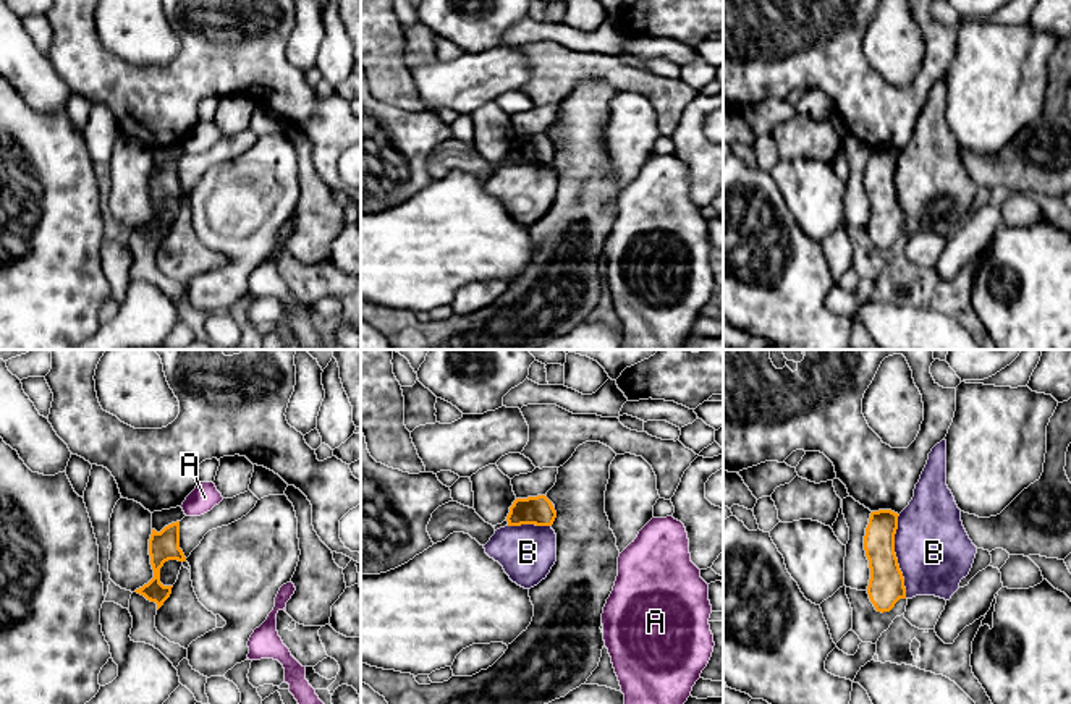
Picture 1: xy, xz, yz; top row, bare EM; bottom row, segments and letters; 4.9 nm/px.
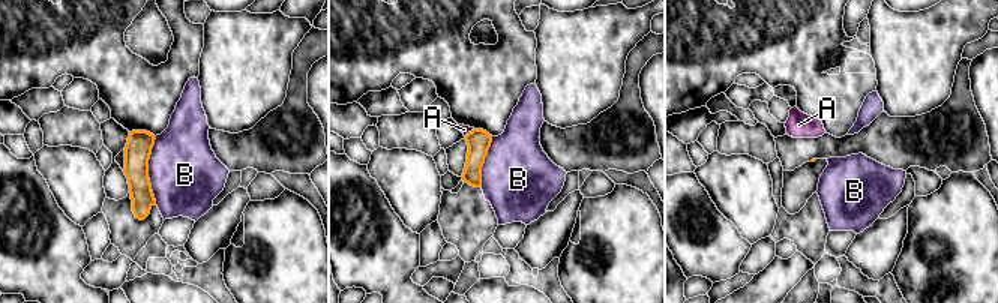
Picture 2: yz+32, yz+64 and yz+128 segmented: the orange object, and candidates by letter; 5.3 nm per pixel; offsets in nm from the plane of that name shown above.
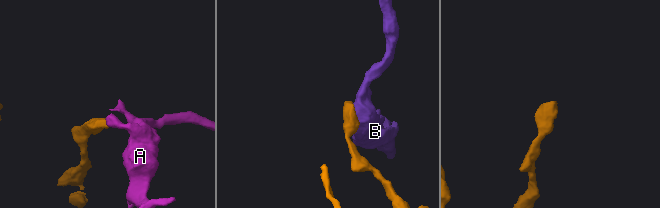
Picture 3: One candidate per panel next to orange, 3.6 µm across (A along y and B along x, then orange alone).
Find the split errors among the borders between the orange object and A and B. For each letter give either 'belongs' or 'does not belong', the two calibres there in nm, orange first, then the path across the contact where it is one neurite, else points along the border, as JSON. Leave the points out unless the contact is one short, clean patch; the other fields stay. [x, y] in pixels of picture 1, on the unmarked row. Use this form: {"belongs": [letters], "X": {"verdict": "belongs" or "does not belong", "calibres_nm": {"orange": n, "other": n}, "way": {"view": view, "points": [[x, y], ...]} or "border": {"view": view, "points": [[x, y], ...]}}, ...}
{"belongs": [], "A": {"verdict": "does not belong", "calibres_nm": {"orange": 140, "other": 20}, "border": {"view": "xz", "points": [[550, 141], [554, 146]]}}, "B": {"verdict": "does not belong", "calibres_nm": {"orange": 180, "other": 380}, "border": {"view": "yz", "points": [[898, 152], [895, 195], [906, 235]]}}}

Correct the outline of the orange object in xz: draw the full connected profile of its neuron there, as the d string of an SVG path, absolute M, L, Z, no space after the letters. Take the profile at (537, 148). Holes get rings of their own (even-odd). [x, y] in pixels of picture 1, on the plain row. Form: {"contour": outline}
{"contour": "M545 133L516 136L506 154L508 163L536 162L552 163L557 149Z"}

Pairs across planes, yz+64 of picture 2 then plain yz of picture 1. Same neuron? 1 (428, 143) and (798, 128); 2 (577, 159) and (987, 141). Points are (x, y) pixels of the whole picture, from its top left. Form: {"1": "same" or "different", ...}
{"1": "same", "2": "different"}

